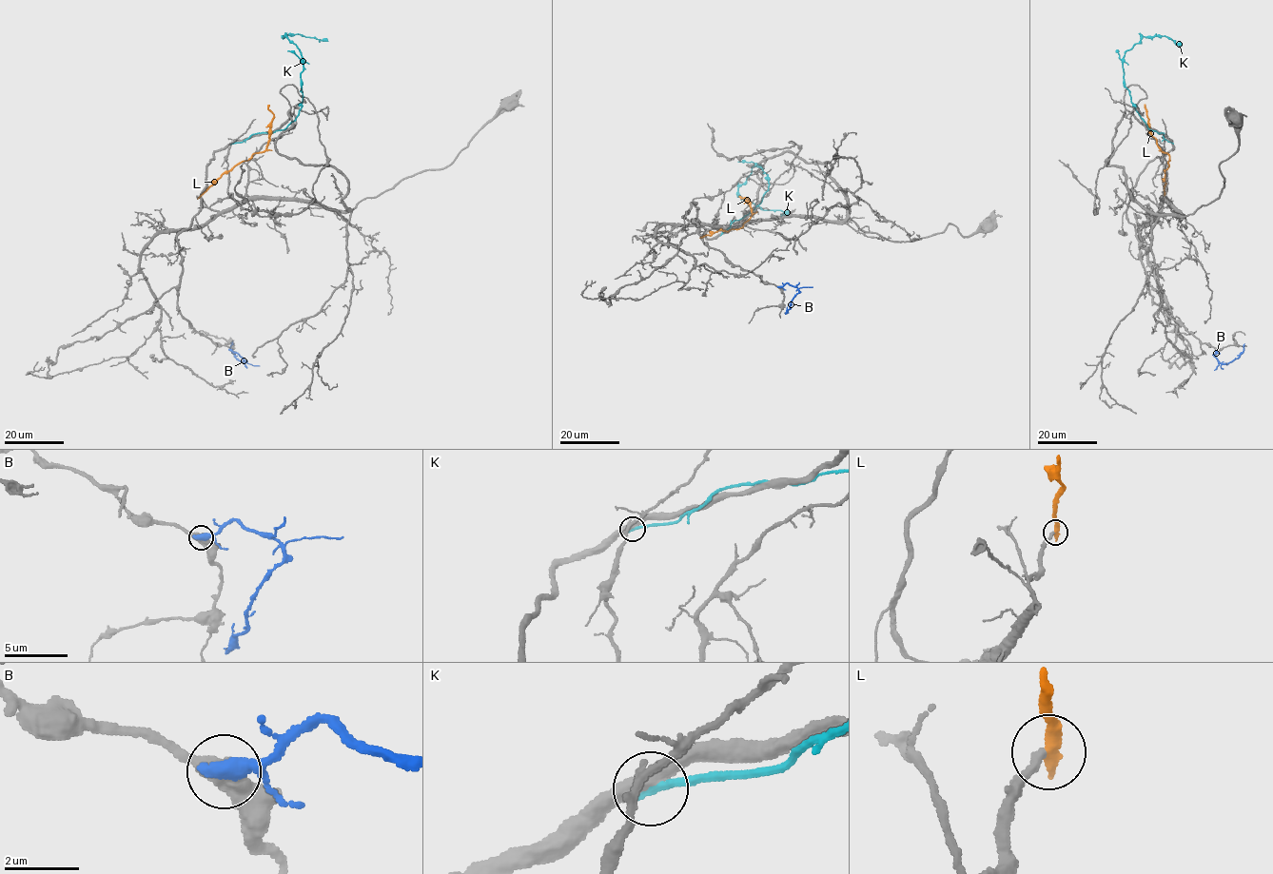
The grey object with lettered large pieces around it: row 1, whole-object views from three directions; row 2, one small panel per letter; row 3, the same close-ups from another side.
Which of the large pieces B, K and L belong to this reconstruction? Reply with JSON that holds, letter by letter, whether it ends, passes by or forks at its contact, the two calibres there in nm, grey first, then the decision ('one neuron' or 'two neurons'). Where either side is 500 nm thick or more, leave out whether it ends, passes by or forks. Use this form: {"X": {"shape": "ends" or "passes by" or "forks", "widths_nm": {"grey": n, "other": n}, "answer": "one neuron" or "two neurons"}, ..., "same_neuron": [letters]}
{"B": {"widths_nm": {"grey": 500, "other": 500}, "answer": "two neurons"}, "K": {"shape": "ends", "widths_nm": {"grey": 440, "other": 240}, "answer": "two neurons"}, "L": {"shape": "ends", "widths_nm": {"grey": 280, "other": 400}, "answer": "two neurons"}, "same_neuron": []}

